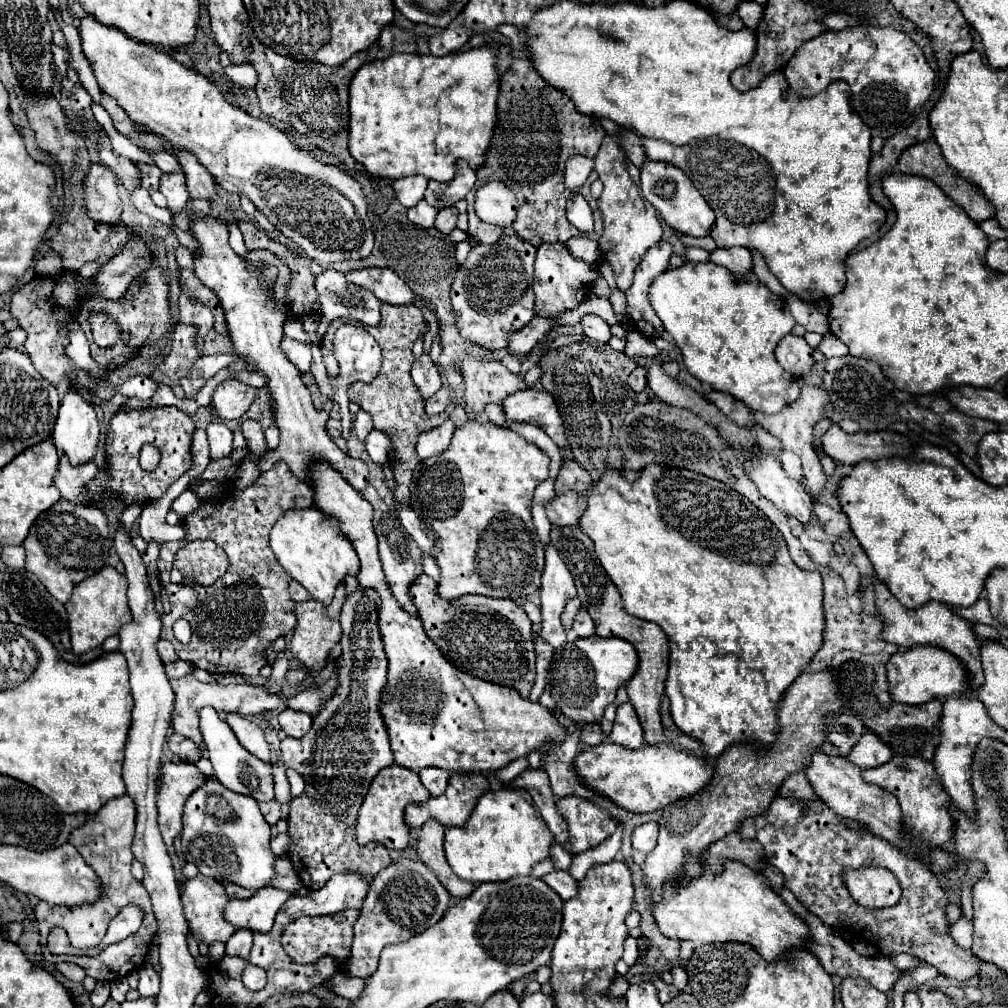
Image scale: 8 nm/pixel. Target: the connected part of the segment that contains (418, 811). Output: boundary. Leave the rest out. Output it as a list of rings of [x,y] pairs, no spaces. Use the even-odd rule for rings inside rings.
[[[451,774],[449,786],[443,796],[429,798],[425,804],[411,804],[405,810],[409,828],[421,828],[429,818],[435,818],[449,826],[461,826],[469,820],[479,796],[489,790],[489,782],[483,774]]]

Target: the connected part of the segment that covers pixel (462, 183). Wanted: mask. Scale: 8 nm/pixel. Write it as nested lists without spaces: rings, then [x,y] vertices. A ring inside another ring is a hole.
[[[459,162],[459,172],[455,176],[455,180],[451,182],[429,182],[427,190],[425,190],[425,200],[441,210],[441,208],[449,208],[455,202],[463,200],[467,196],[467,192],[475,186],[475,170],[471,170],[467,164]]]

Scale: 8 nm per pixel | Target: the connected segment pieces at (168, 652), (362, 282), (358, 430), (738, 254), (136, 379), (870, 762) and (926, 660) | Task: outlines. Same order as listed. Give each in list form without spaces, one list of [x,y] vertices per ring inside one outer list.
[[[159,640],[157,642],[157,652],[159,652],[159,658],[163,662],[175,662],[177,656],[175,656],[175,650],[173,650],[173,644],[167,642],[167,640]]]
[[[361,268],[345,274],[347,282],[367,288],[377,296],[377,300],[387,304],[411,304],[413,292],[407,284],[391,272],[391,268]]]
[[[359,410],[357,416],[355,416],[355,422],[353,422],[353,432],[355,436],[365,442],[365,438],[369,436],[369,432],[373,430],[373,422],[371,422],[371,416],[367,416],[367,412]]]
[[[717,248],[709,254],[709,260],[713,264],[725,266],[733,272],[733,276],[745,276],[753,270],[751,264],[751,252],[747,248]]]
[[[133,376],[125,384],[119,386],[119,392],[125,396],[137,396],[137,398],[151,398],[157,390],[157,382],[153,382],[147,376]]]
[[[865,732],[859,744],[851,750],[851,756],[847,756],[847,760],[859,766],[861,770],[867,770],[889,762],[891,756],[893,756],[893,750],[887,748],[887,744],[879,740],[879,736],[875,736],[873,732]]]
[[[923,646],[911,648],[903,654],[893,654],[887,662],[887,688],[893,702],[899,704],[925,704],[935,698],[945,698],[953,694],[963,694],[967,690],[967,672],[963,664],[955,660],[949,652],[939,648]]]

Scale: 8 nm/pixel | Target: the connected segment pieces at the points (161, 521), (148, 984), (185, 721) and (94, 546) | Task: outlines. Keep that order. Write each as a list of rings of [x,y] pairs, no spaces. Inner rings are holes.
[[[159,500],[149,502],[139,518],[139,532],[141,536],[151,542],[165,542],[165,540],[183,540],[185,538],[185,526],[167,526],[165,518],[161,518],[159,512]]]
[[[145,964],[141,970],[139,970],[139,986],[137,986],[137,992],[141,996],[155,996],[159,992],[159,974],[153,970],[151,964]]]
[[[187,674],[183,678],[175,678],[175,680],[169,680],[169,682],[171,682],[171,688],[175,692],[175,710],[173,710],[171,726],[177,734],[193,740],[199,746],[199,750],[205,750],[203,736],[201,736],[201,730],[199,730],[199,710],[201,708],[213,706],[217,712],[235,712],[235,714],[241,714],[241,716],[253,716],[253,714],[259,714],[259,712],[265,712],[265,710],[273,710],[281,704],[281,698],[269,694],[263,686],[203,684],[203,682],[195,680],[193,674]]]
[[[61,500],[33,522],[23,542],[25,570],[35,574],[53,598],[67,602],[75,584],[107,566],[111,546],[109,520],[103,510]]]

